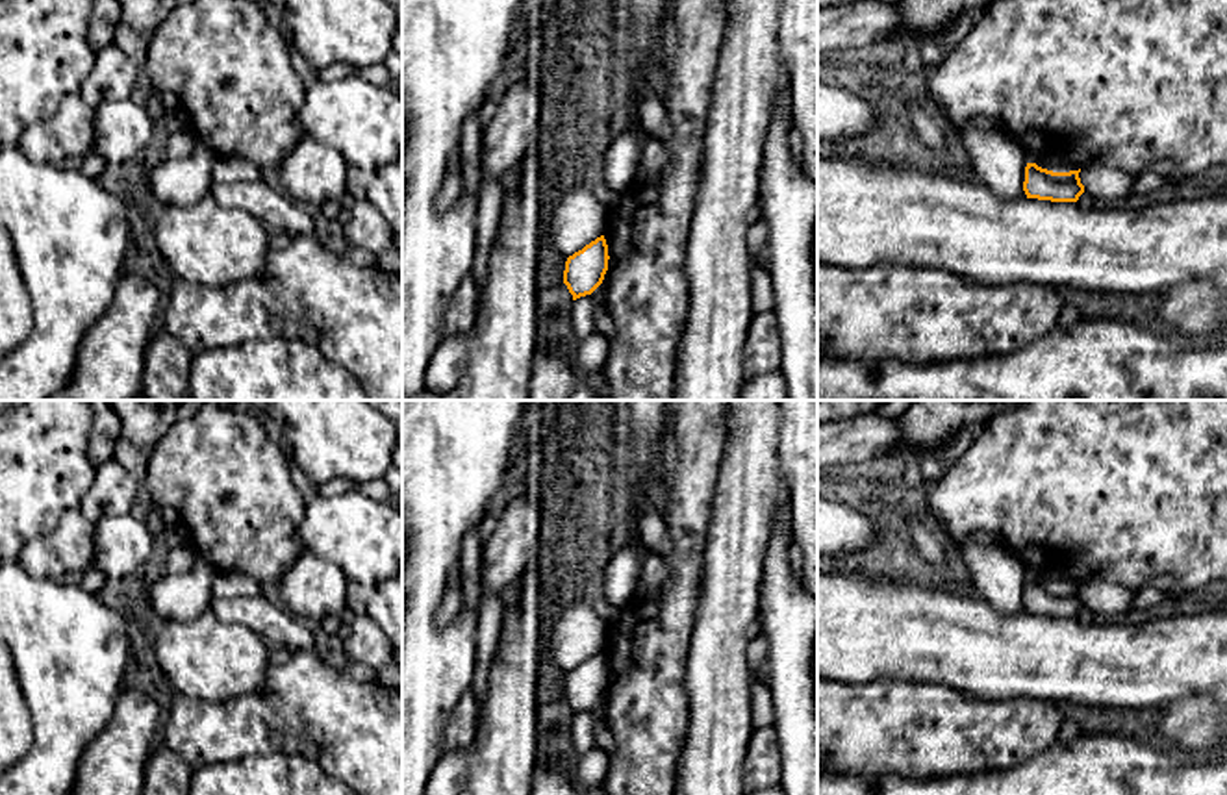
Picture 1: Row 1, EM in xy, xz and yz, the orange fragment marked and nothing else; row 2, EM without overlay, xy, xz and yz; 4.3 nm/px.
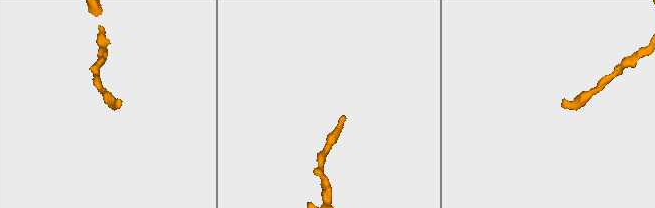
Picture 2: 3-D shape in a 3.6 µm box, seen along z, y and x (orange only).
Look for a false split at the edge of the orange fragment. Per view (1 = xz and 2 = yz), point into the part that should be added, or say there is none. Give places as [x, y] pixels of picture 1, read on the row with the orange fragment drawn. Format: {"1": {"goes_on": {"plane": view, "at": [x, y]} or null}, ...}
{"1": {"goes_on": null}, "2": {"goes_on": null}}

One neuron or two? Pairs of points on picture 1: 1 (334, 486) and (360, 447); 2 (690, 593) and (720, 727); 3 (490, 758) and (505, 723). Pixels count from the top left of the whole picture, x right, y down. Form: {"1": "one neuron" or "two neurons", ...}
{"1": "two neurons", "2": "two neurons", "3": "one neuron"}

